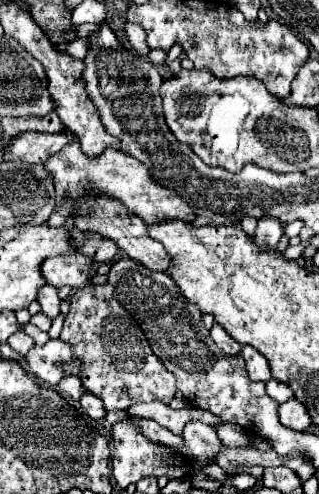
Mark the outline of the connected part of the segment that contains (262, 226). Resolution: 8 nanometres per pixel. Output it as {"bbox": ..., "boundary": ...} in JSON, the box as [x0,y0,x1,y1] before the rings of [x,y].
{"bbox":[253,218,283,248],"boundary":[[[261,218],[253,240],[261,248],[277,248],[281,234],[283,234],[283,226],[281,222],[277,222],[277,218]]]}

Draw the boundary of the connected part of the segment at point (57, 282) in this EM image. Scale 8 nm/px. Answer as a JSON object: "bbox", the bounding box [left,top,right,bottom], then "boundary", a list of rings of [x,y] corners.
{"bbox":[41,254,95,288],"boundary":[[[71,254],[71,256],[55,256],[47,258],[41,266],[43,276],[47,278],[47,284],[53,284],[57,288],[71,286],[81,288],[91,282],[95,276],[95,262],[87,254]]]}

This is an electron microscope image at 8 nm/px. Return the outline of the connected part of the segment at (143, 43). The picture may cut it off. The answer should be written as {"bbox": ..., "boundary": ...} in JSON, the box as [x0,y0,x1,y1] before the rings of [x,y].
{"bbox":[125,24,149,56],"boundary":[[[127,24],[127,26],[125,26],[125,32],[127,32],[129,44],[133,46],[133,50],[135,50],[137,54],[141,54],[141,56],[147,56],[149,46],[145,30],[143,30],[139,24]]]}

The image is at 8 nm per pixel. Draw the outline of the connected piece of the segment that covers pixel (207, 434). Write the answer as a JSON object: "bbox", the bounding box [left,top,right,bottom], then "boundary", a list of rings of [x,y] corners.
{"bbox":[181,422,223,468],"boundary":[[[187,422],[181,436],[185,440],[185,446],[189,448],[189,454],[201,468],[215,464],[213,456],[217,456],[223,448],[215,428],[203,422]]]}

